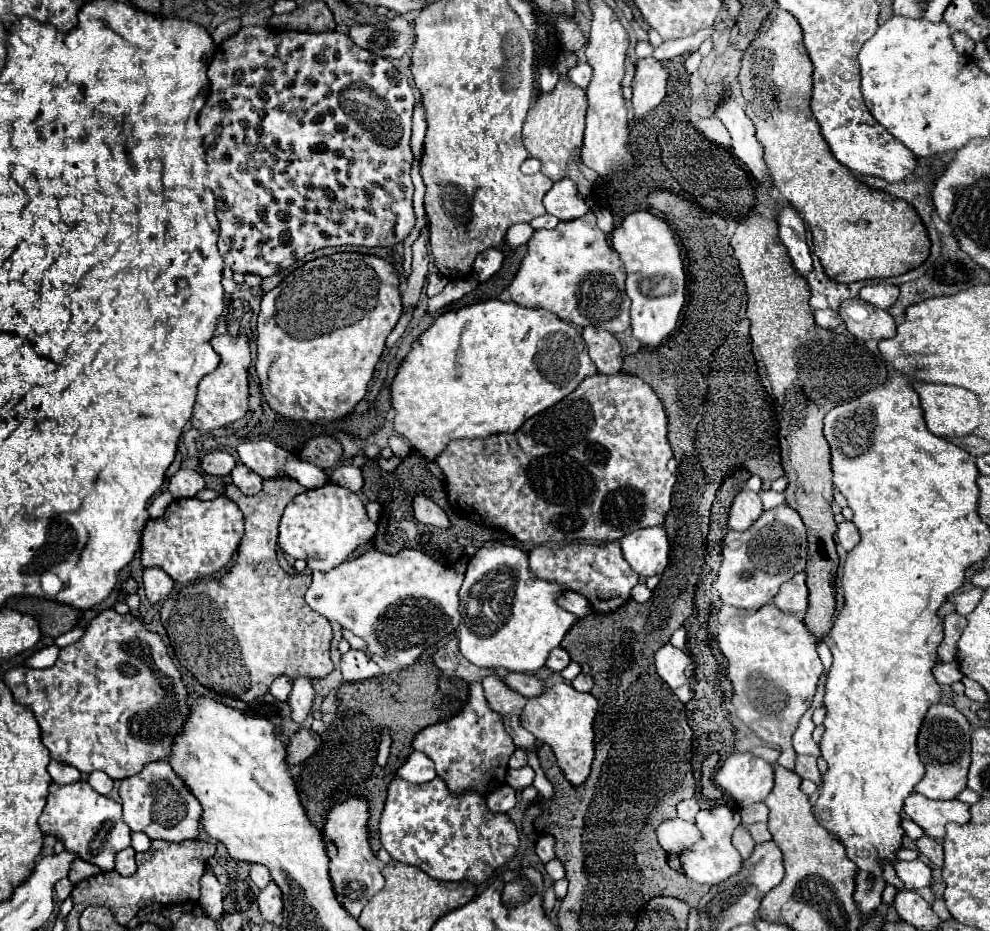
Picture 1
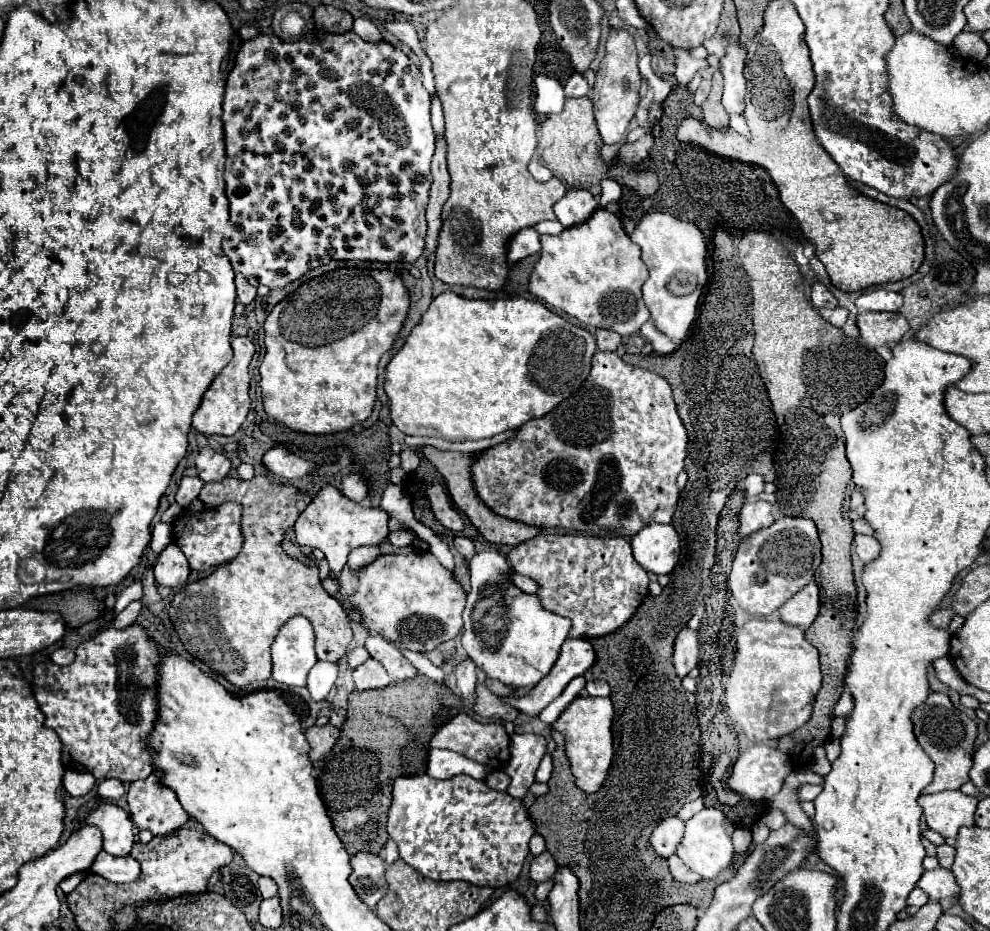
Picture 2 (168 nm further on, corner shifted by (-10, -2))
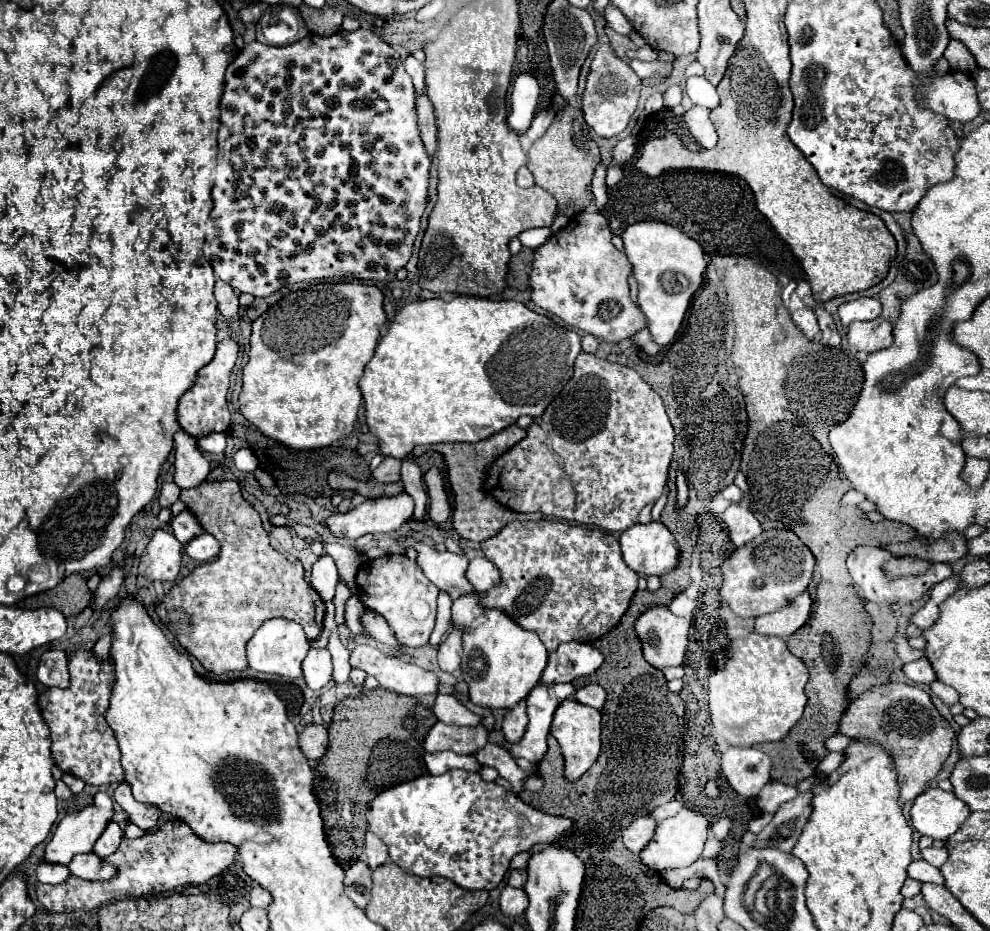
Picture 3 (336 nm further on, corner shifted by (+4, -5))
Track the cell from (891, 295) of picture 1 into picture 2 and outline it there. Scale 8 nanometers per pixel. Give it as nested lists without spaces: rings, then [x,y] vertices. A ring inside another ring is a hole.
[[[878,288],[874,292],[866,292],[860,298],[856,298],[858,310],[874,310],[874,312],[896,312],[902,306],[902,296],[898,292],[890,292],[884,288]]]

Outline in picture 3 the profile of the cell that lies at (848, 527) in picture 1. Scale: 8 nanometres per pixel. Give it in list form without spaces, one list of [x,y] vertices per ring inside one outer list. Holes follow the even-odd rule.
[[[858,545],[850,555],[848,555],[848,571],[854,579],[854,587],[858,589],[858,593],[874,603],[910,603],[910,601],[916,601],[920,599],[934,583],[938,581],[944,581],[952,575],[952,569],[948,563],[934,563],[930,567],[930,571],[922,577],[908,577],[908,579],[896,579],[896,581],[888,581],[882,573],[882,565],[894,557],[892,553],[888,551],[882,551],[878,547],[872,547],[872,545]]]

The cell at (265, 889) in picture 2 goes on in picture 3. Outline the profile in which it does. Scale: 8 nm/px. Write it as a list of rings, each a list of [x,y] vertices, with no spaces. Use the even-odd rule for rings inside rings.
[[[258,885],[252,887],[252,891],[250,891],[250,907],[262,907],[262,909],[266,909],[270,901],[272,901],[272,897],[270,897],[270,893],[266,889],[262,889]]]

